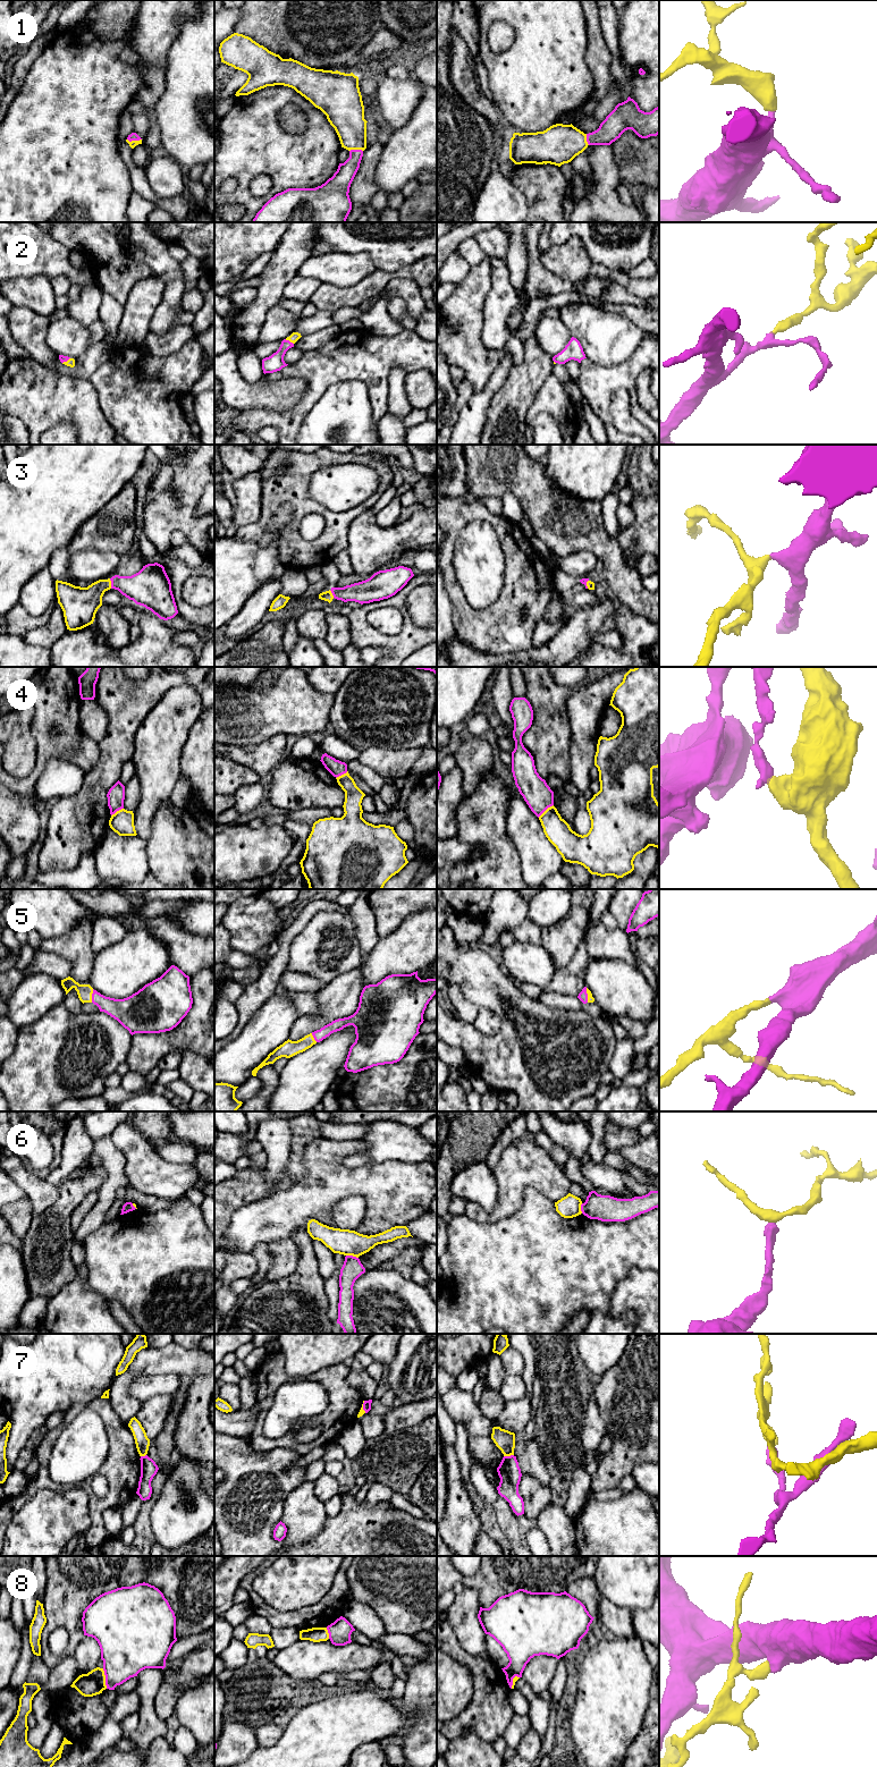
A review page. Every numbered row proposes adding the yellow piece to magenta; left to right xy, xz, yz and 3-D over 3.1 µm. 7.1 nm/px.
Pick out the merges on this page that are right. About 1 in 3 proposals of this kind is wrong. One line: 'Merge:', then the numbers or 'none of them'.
Merge: 1, 2, 3, 5

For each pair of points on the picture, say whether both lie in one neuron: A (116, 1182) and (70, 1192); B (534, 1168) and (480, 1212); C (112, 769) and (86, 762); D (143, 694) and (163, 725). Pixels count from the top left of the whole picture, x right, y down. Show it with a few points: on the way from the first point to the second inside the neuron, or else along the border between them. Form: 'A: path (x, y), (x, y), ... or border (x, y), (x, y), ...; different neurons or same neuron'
A: border (100, 1163), (106, 1172), (106, 1178), (98, 1190); different neurons
B: path (520, 1183), (495, 1211); same neuron
C: border (98, 743), (99, 760), (85, 772); different neurons
D: border (170, 688), (149, 712), (137, 730); different neurons

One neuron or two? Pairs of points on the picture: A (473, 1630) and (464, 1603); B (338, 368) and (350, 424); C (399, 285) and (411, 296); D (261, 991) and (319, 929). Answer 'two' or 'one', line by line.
A: one
B: two
C: one
D: two

